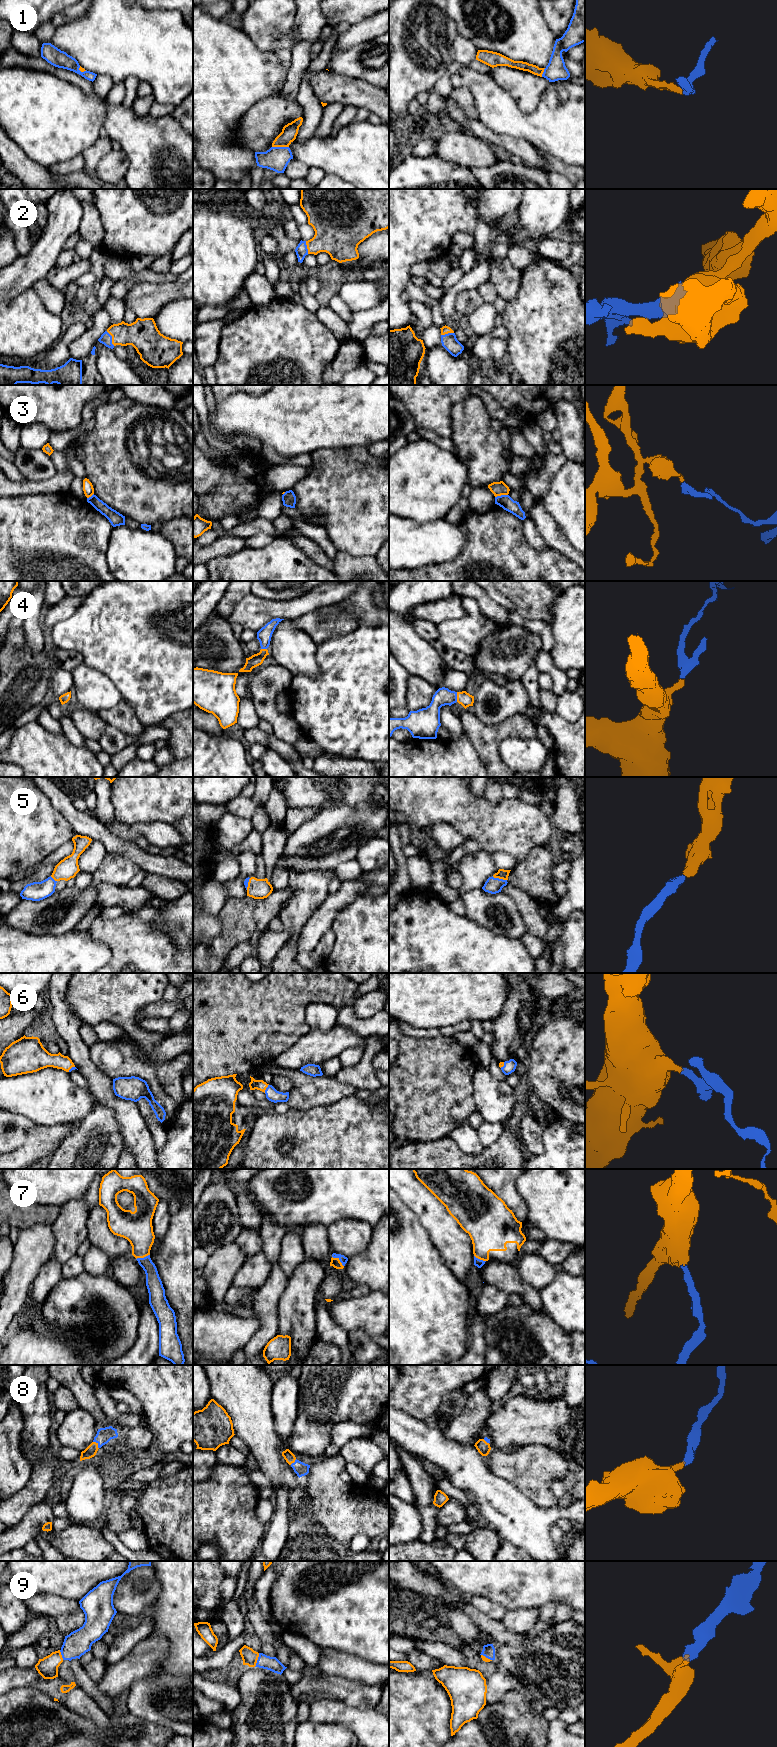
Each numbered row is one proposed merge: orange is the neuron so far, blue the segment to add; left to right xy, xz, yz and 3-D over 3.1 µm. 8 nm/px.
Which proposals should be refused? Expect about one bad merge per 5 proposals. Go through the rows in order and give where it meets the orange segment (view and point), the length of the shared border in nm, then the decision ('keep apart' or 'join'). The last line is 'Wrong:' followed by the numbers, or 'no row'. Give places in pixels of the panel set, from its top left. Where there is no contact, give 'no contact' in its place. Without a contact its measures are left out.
1: contact xz (280, 146); length 140 nm; join
2: contact xy (112, 338); length 140 nm; join
3: contact yz (501, 494); length 110 nm; keep apart
4: contact yz (457, 697); length 80 nm; join
5: contact yz (499, 878); length 120 nm; join
6: contact xz (266, 1087); length 80 nm; join
7: contact xz (339, 1260); length 130 nm; join
8: contact xy (97, 1444); length 80 nm; join
9: contact xz (257, 1659); length 120 nm; join
Wrong: 3

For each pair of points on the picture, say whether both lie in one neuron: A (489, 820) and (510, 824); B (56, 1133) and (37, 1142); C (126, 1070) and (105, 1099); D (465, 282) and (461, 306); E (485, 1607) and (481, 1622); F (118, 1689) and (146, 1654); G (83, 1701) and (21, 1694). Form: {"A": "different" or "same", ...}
{"A": "same", "B": "same", "C": "different", "D": "different", "E": "different", "F": "same", "G": "different"}

